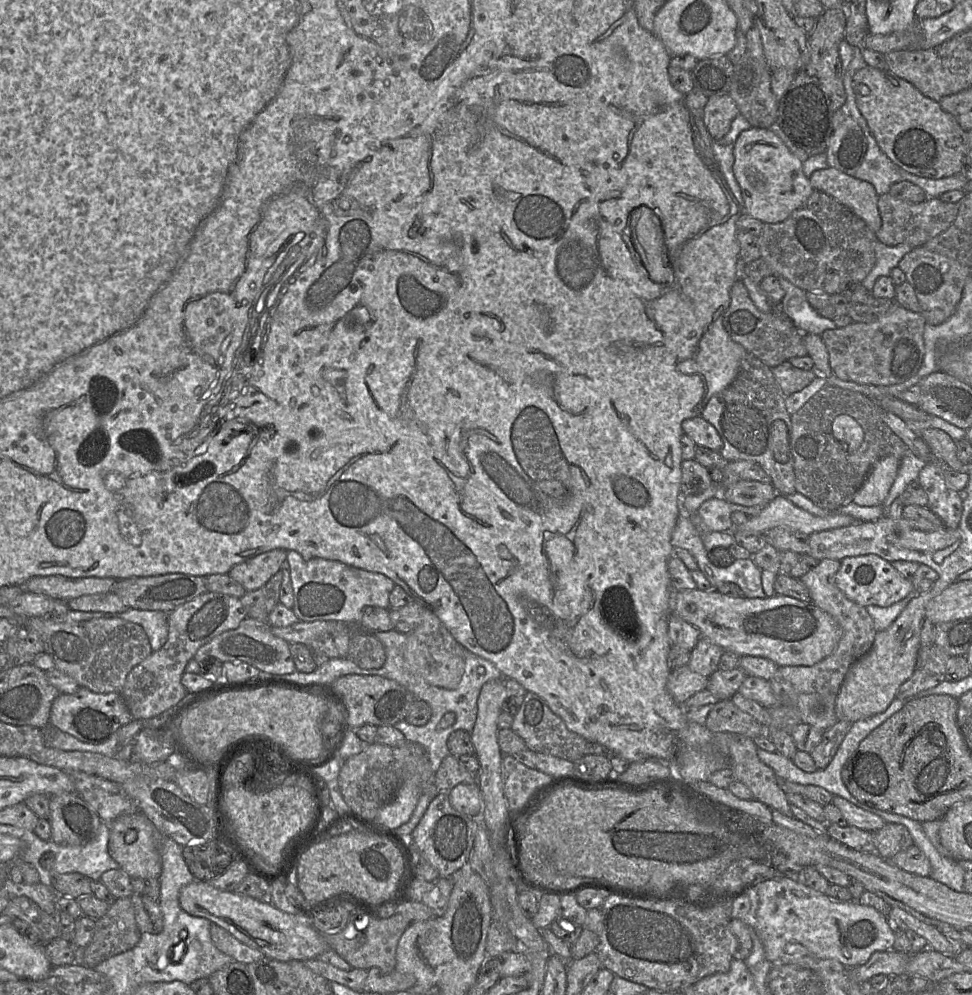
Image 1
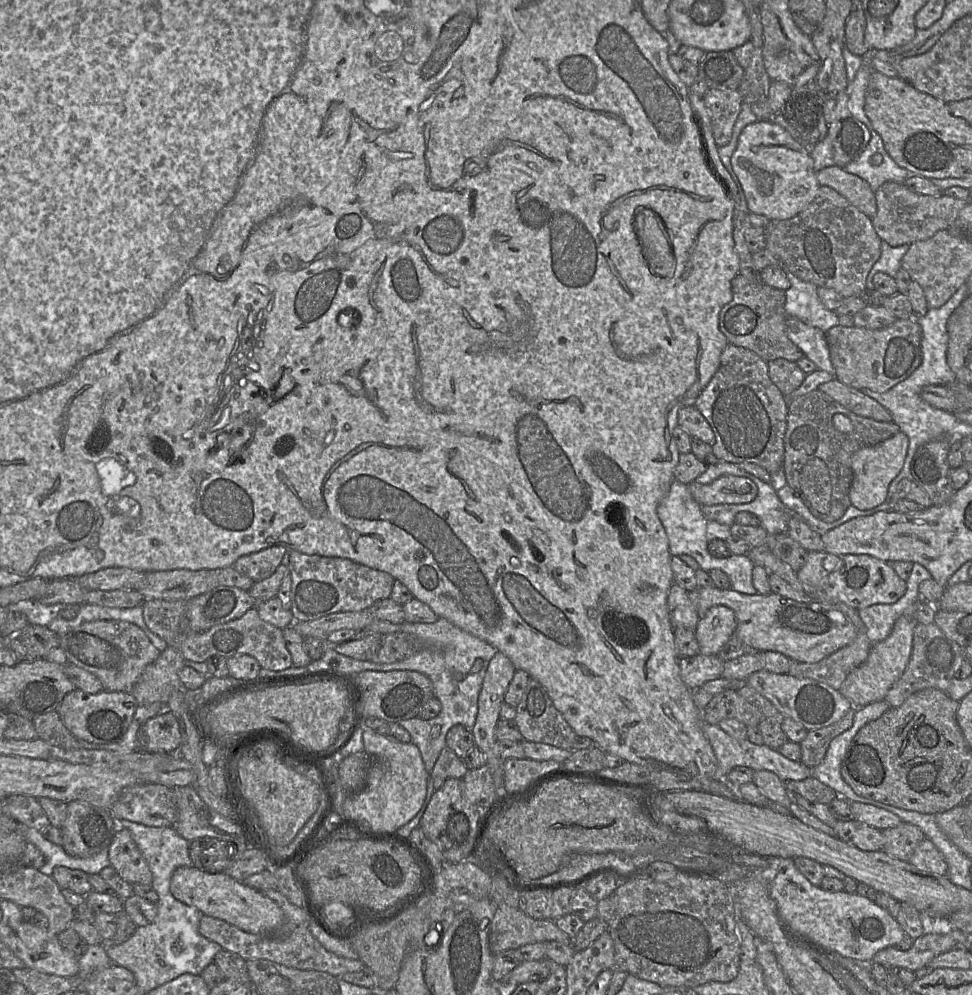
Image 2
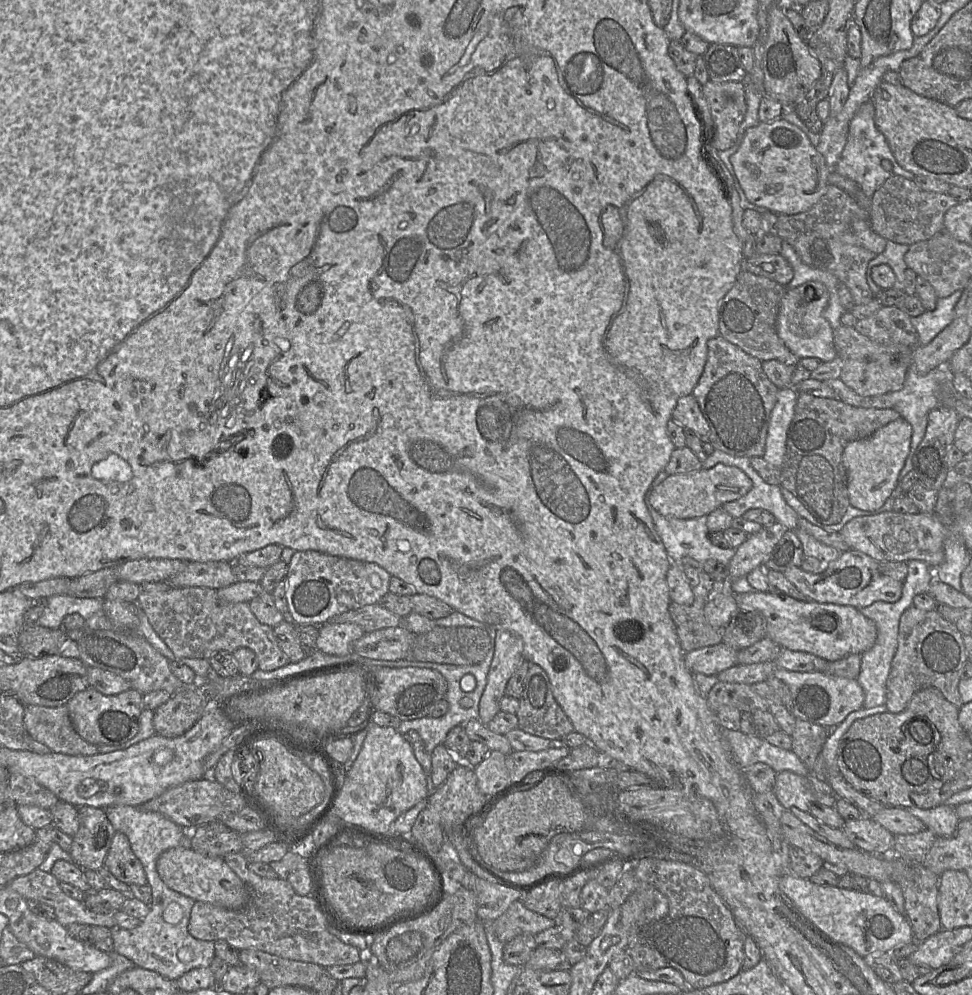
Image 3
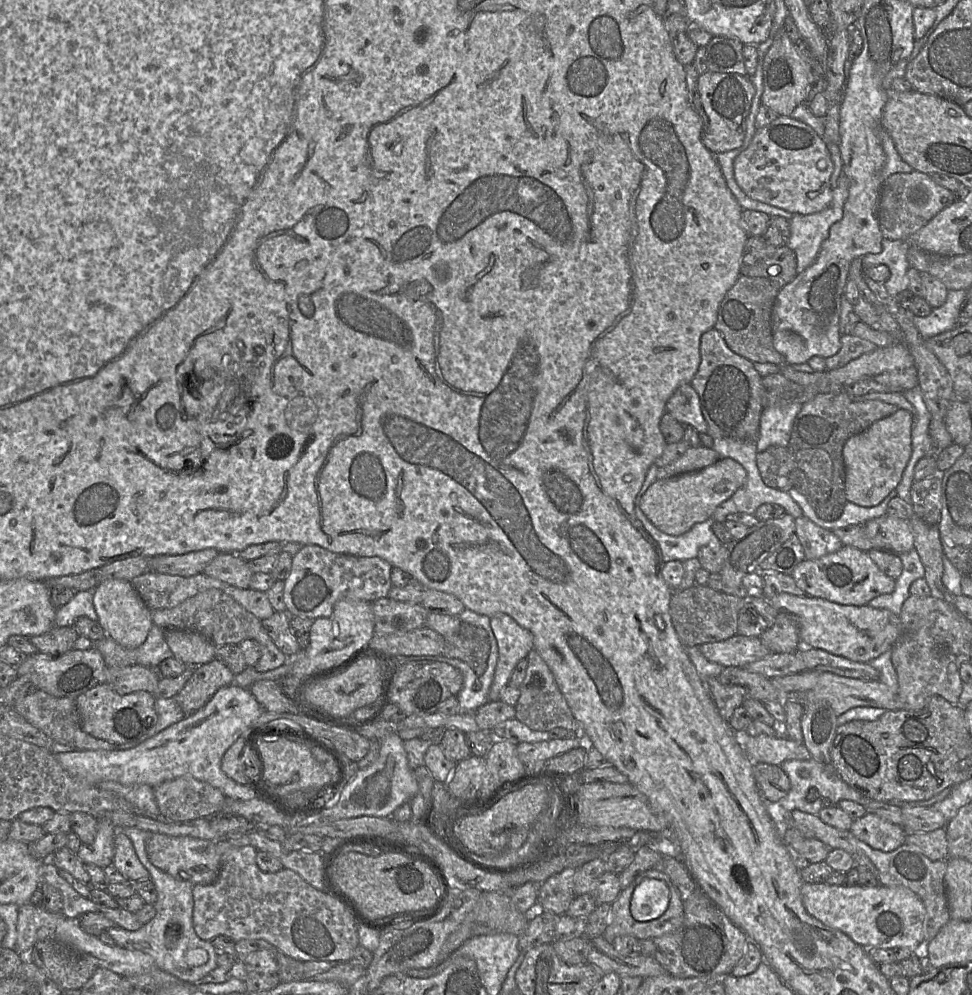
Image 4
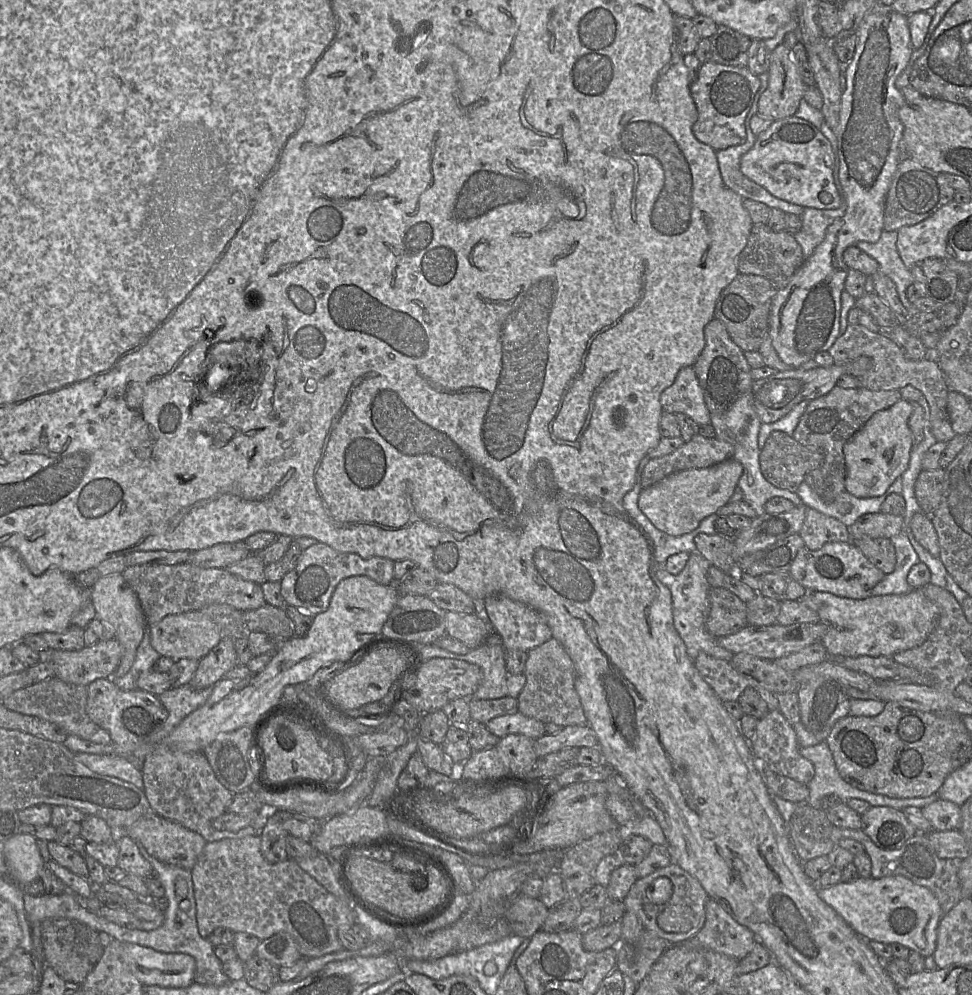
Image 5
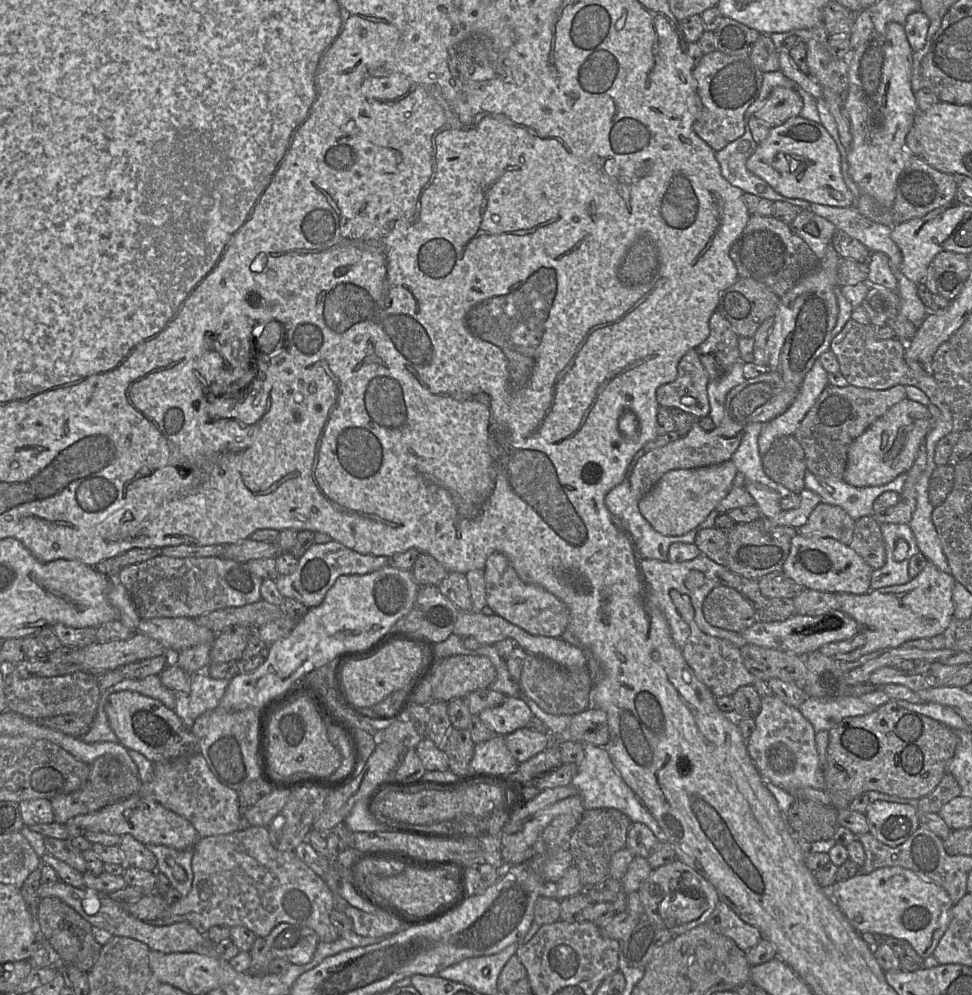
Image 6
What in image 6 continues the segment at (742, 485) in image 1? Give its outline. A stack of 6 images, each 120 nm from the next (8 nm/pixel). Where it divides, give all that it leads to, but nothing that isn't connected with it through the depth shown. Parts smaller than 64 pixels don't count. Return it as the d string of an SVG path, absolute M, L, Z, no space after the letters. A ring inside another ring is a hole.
M731 460L698 469L675 469L665 473L638 501L641 515L664 536L681 536L695 529L716 509L733 487L738 472Z

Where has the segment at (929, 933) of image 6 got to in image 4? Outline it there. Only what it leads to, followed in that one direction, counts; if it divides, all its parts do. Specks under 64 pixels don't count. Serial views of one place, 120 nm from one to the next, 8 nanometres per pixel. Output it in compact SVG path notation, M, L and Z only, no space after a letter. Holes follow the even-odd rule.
M804 882L801 896L803 905L811 916L826 926L845 933L865 949L906 948L914 952L924 942L925 907L921 899L908 888Z

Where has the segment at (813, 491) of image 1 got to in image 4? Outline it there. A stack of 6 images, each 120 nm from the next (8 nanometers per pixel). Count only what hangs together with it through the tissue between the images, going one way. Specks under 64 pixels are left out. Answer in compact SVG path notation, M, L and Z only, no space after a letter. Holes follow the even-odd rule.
M843 391L828 392L816 395L811 400L803 403L801 411L794 419L789 446L792 450L824 449L828 452L832 461L832 486L829 499L824 503L813 500L809 493L809 480L800 469L794 469L790 473L792 487L800 493L808 494L805 498L810 501L810 506L819 517L832 521L838 519L847 503L845 495L845 464L842 450L845 442L874 422L888 417L899 409L898 406L882 402L880 400L856 401Z

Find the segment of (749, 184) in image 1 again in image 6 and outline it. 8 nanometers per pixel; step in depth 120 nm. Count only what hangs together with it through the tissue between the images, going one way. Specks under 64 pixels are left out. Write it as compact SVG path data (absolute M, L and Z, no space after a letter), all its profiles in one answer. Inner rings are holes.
M801 116L792 117L783 124L772 127L766 139L758 144L748 158L746 167L782 196L831 207L851 207L853 204L853 195L842 177L840 153L834 139L821 123Z

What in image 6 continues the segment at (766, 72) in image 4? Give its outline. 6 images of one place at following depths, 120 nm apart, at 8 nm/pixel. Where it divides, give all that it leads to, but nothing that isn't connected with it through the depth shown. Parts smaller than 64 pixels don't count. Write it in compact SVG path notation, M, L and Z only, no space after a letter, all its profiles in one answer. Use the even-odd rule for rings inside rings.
M778 86L771 91L765 104L755 112L754 117L772 128L792 117L800 116L802 108L803 100L795 90Z

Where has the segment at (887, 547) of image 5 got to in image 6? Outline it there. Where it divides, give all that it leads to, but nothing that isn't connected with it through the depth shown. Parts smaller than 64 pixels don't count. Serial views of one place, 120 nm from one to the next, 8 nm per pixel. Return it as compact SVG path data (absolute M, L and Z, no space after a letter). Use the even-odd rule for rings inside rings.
M867 515L856 521L854 534L848 545L873 570L880 569L886 561L885 542L878 524L872 517Z

